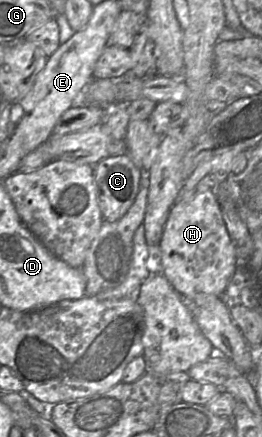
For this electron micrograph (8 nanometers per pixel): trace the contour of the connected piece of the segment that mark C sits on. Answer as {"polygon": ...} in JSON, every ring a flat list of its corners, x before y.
{"polygon":[[128,154,109,156,94,165,98,204,104,220,122,218,139,192,144,172]]}

